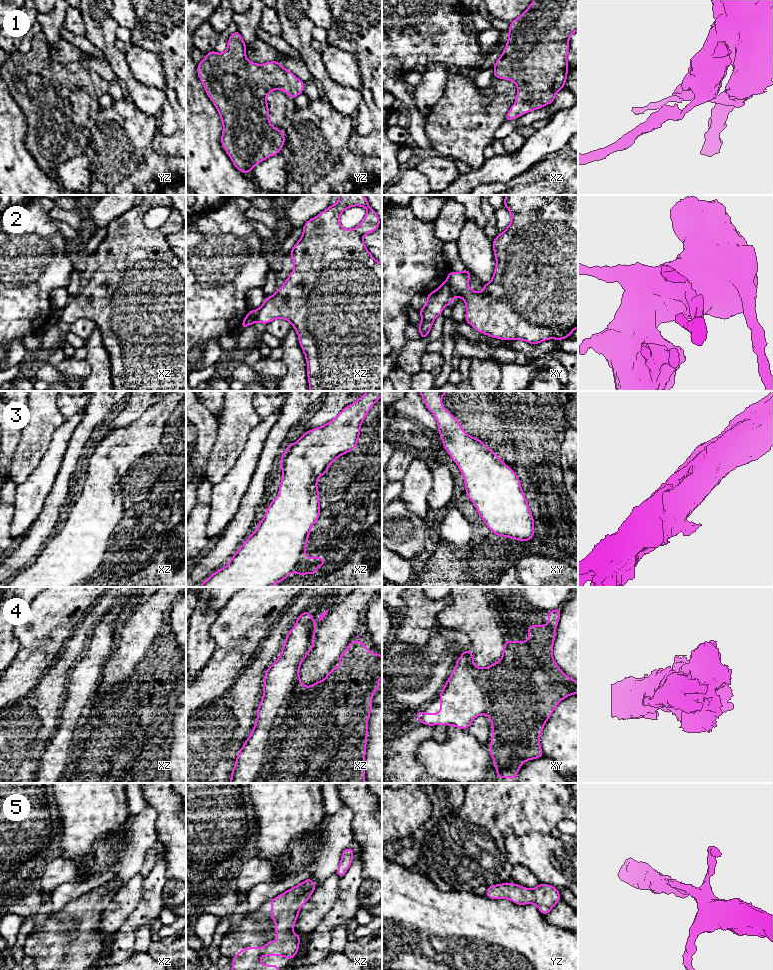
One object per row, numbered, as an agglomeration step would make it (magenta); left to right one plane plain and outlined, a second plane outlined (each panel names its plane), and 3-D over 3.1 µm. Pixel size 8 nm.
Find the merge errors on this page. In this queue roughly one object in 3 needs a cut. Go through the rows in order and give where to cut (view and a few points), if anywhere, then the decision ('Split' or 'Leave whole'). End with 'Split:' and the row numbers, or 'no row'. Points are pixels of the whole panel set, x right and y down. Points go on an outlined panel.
1: No split. Leave whole
2: Split along xy (445, 281), (455, 296). Split
3: No split. Leave whole
4: No split. Leave whole
5: No split. Leave whole
Split: 2

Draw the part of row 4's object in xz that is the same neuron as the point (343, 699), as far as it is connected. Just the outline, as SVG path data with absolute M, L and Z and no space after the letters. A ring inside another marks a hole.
M308 609L297 617L296 625L287 634L284 646L279 658L266 670L264 675L263 697L257 709L256 723L250 736L240 749L235 760L235 766L231 772L229 783L365 783L365 754L368 737L368 721L373 707L372 697L380 685L382 677L382 656L379 653L371 653L362 641L350 641L346 651L339 657L340 665L332 668L324 680L319 680L311 686L301 683L299 677L300 665L314 647L316 634L316 621L311 617Z

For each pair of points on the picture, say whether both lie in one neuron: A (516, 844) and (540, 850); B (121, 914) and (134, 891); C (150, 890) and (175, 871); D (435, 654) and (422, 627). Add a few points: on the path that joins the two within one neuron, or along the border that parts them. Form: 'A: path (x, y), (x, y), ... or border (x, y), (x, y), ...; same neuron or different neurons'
A: path (522, 850), (534, 850); same neuron
B: path (121, 908), (128, 897); same neuron
C: border (163, 854), (166, 860), (166, 877), (168, 879); different neurons
D: border (431, 631), (428, 641), (423, 645), (405, 643); different neurons

